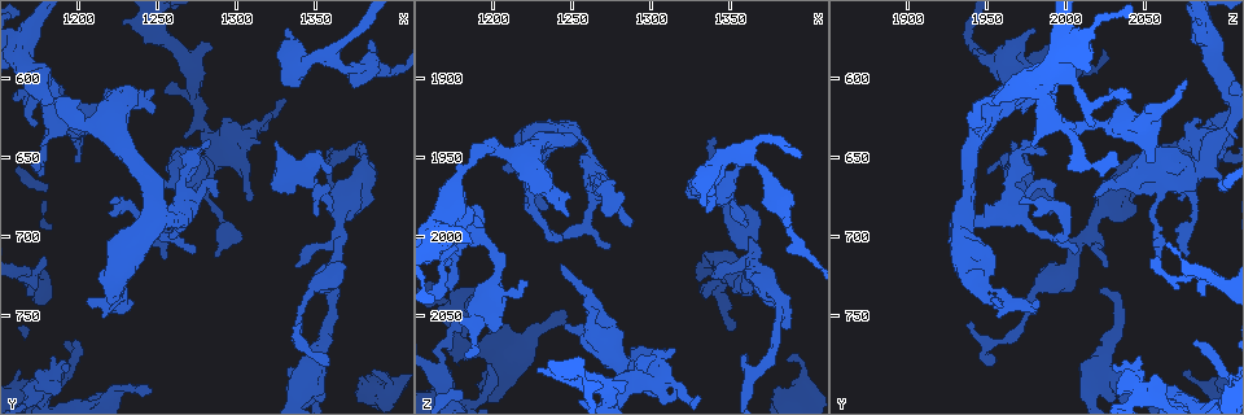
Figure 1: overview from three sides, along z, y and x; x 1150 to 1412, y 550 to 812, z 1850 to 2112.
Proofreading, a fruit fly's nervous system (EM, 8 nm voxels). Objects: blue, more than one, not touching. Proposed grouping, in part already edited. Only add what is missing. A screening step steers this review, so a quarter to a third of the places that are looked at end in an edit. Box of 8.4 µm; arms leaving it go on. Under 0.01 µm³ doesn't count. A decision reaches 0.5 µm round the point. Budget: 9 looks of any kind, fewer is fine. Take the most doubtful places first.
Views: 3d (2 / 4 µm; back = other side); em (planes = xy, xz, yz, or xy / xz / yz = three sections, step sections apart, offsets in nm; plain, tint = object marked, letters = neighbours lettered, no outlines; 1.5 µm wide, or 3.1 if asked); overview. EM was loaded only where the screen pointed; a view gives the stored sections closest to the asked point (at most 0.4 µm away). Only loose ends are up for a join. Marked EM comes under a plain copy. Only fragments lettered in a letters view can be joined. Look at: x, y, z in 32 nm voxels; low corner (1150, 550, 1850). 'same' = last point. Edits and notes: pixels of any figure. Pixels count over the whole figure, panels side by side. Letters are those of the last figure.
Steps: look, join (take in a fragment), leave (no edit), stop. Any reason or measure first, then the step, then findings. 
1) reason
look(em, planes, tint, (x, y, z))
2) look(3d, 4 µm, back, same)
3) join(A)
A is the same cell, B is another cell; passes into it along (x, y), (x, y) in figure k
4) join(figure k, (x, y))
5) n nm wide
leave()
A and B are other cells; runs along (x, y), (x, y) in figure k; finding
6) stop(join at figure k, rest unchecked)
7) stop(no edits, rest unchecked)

branch stops here
look(em, planes, letters, (1324, 640, 1970))

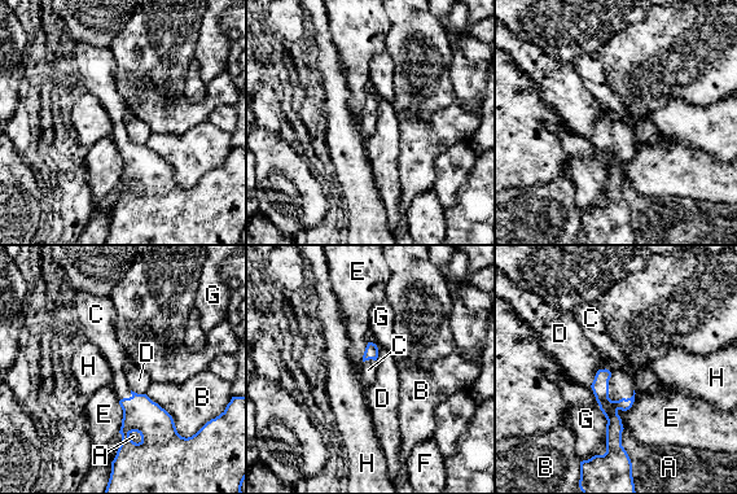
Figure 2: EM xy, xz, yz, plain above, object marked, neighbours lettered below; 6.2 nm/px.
join(C)
C is the same cell, A, B, D, E, F, G and H are other cells; the neuron continues

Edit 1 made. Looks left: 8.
an open end
look(em, planes, letters, (1334, 784, 2034))

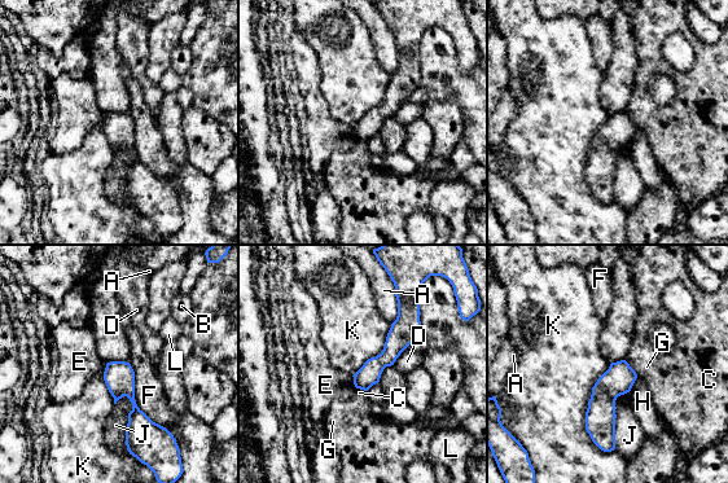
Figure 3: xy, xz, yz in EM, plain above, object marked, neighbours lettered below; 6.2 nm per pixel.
leave()
A, B, C, D, E, F, G, H, J, K and L are other cells; border along (612, 363), (586, 412), (604, 452) in figure 3; none of them fits

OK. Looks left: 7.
branch stops here
look(em, planes, letters, (1334, 572, 1980))

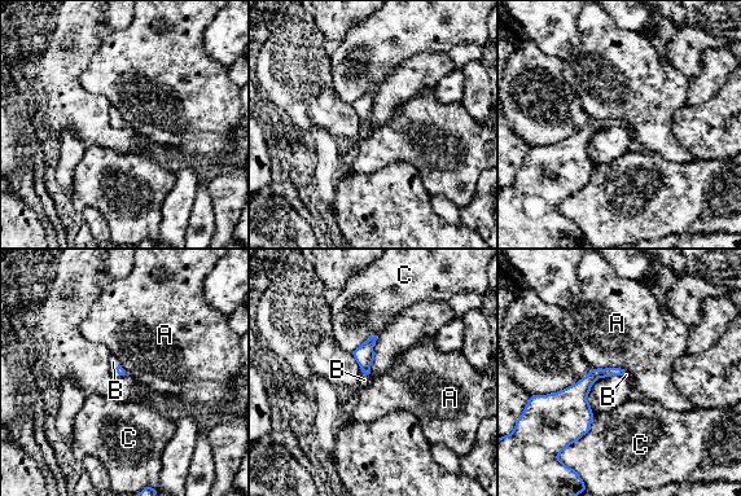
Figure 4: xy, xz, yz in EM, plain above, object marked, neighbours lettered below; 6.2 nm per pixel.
join(B)
B is the same cell, A and C are other cells; passes into it along (364, 355), (367, 373), (364, 380) in figure 4; the neuron continues

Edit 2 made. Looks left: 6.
look(overview)

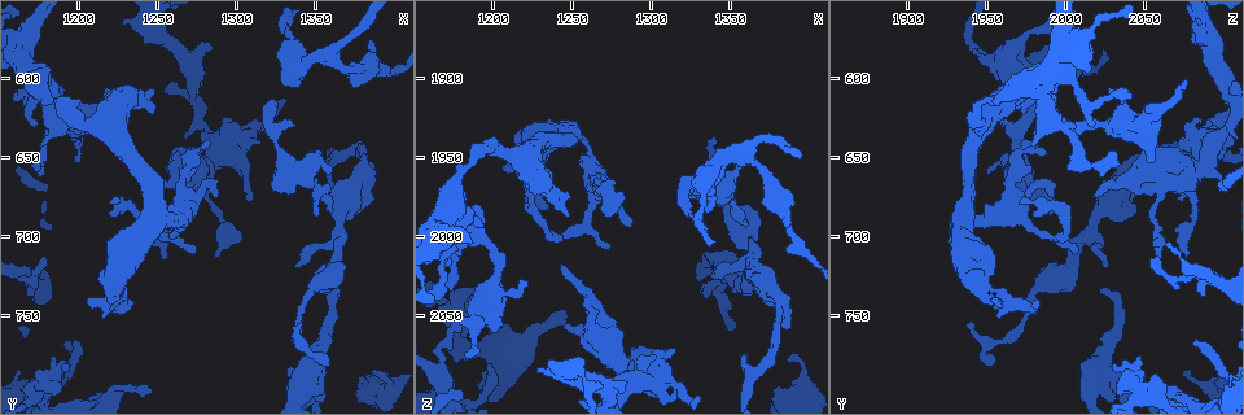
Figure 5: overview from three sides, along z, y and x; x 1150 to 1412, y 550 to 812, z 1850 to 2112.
an open end
look(3d, 2 µm, (1178, 712, 2056))

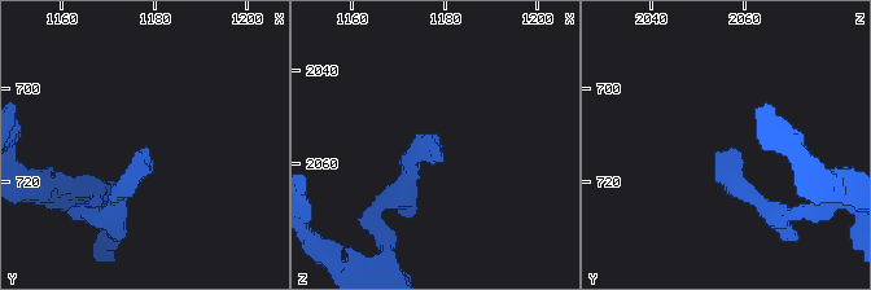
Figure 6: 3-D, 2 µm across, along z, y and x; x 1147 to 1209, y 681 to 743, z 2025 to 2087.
shape alone is not enough
look(em, planes, letters, (1178, 712, 2056))

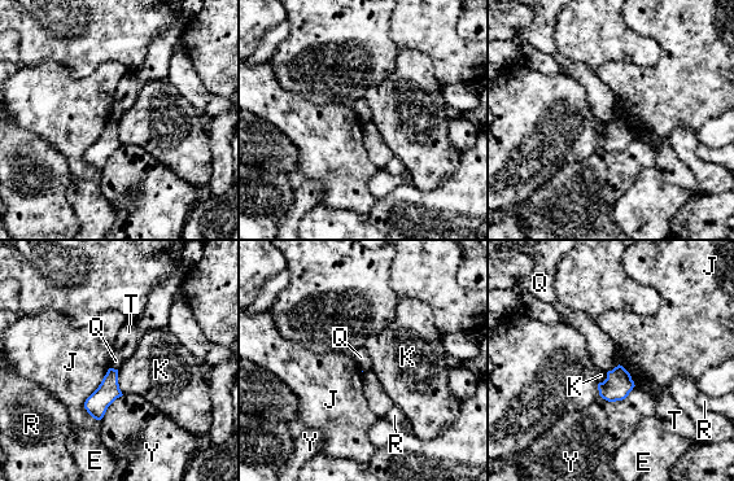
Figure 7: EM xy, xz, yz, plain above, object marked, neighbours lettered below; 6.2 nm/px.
leave()
E, J, K, Q, R, T and Y are other cells; no lettered fragment goes on from it

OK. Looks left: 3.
stop(join at figure 2, join at figure 4, rest unchecked)

